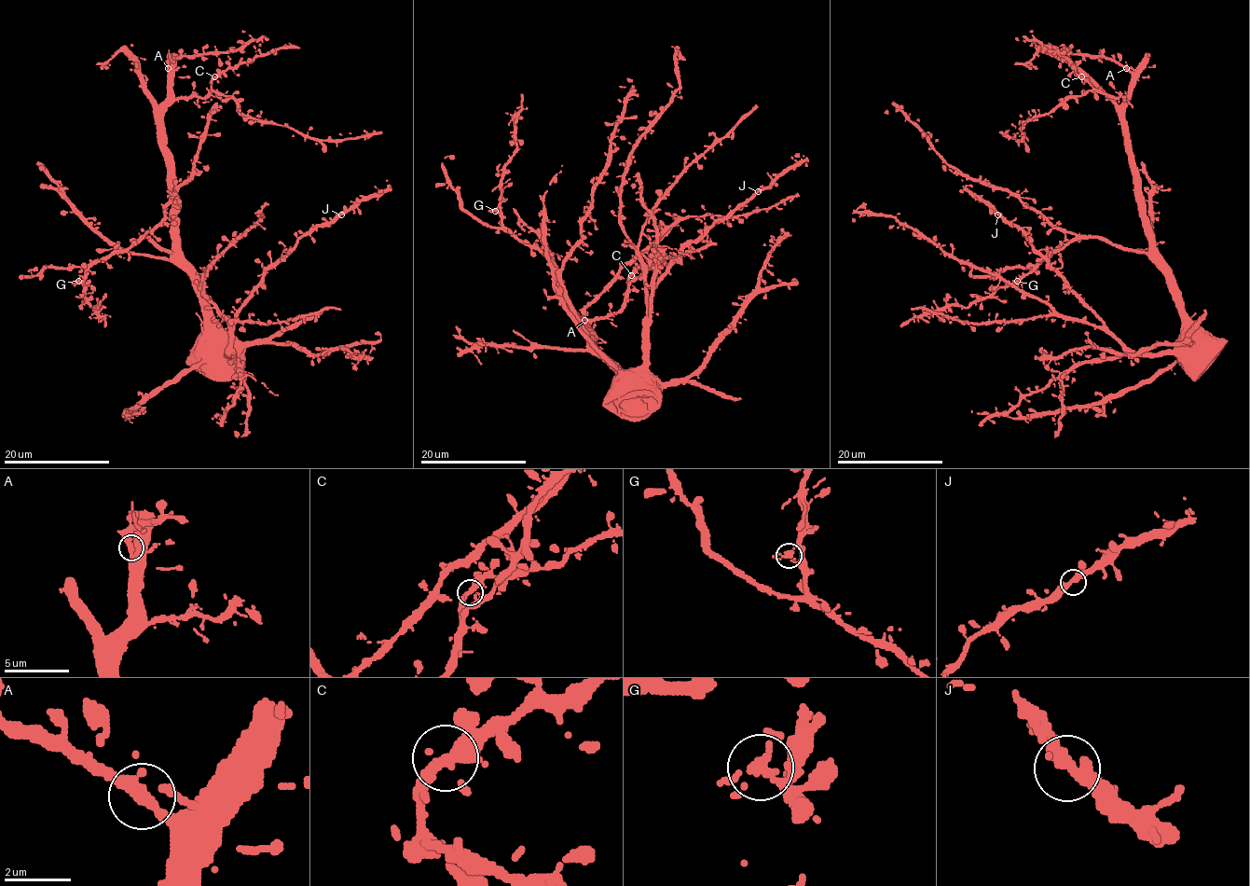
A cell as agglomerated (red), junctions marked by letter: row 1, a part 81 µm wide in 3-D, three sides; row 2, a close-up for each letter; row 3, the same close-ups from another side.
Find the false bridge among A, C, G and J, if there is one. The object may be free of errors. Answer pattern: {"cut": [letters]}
{"cut": []}

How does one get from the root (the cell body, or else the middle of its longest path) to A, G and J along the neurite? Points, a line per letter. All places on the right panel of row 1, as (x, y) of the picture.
A: (1166, 280), (1152, 245), (1141, 180), (1132, 156), (1128, 126), (1124, 119), (1132, 77), (1126, 68)
G: (1166, 280), (1145, 254), (1125, 249), (1100, 237), (1075, 237), (1016, 281)
J: (1166, 280), (1181, 316), (1182, 333), (1171, 352), (1137, 353), (1108, 329), (1019, 228), (997, 214)

